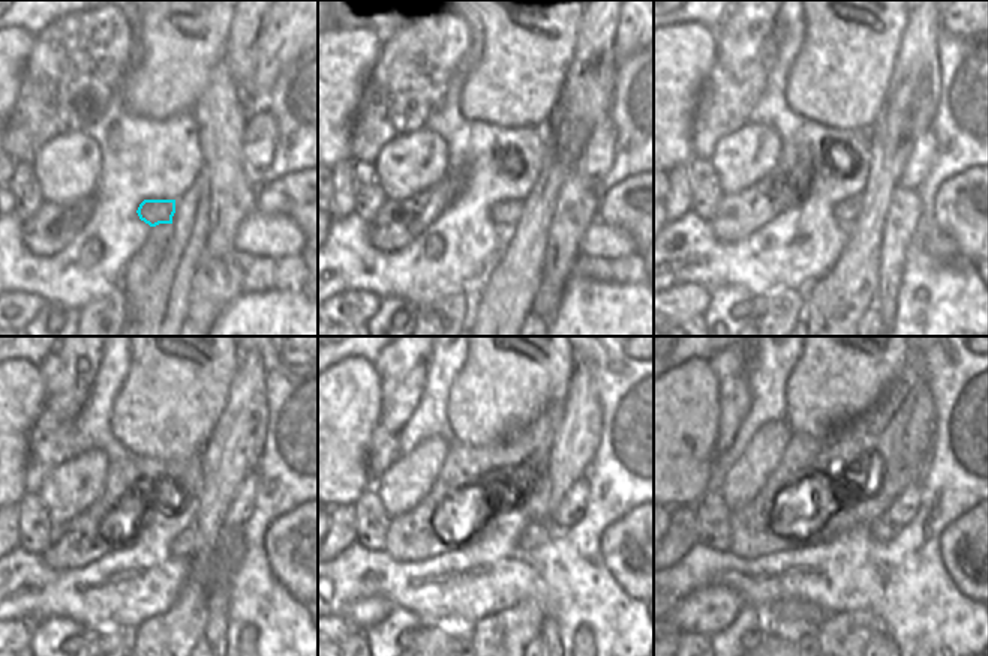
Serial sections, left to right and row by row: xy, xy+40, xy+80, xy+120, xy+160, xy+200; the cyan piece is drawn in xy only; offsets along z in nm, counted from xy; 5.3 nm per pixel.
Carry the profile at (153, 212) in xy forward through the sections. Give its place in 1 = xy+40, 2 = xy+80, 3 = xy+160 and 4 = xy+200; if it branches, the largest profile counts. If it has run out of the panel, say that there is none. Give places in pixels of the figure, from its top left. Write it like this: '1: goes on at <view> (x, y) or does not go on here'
1: goes on at xy+40 (504, 215)
2: goes on at xy+80 (846, 213)
3: goes on at xy+160 (537, 533)
4: goes on at xy+200 (880, 529)

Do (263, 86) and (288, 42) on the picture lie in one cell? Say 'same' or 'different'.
same

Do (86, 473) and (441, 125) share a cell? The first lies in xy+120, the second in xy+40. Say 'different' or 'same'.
different

